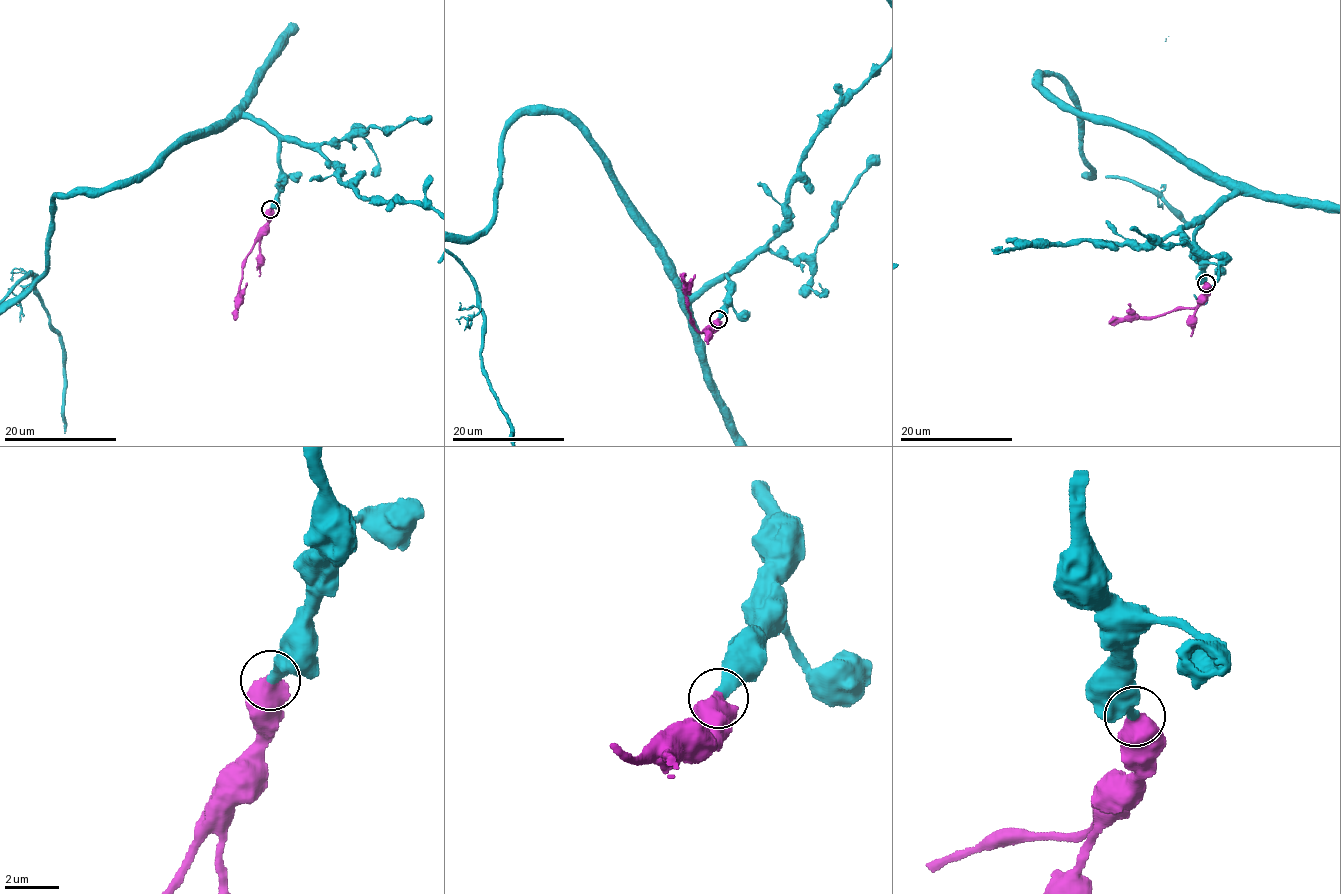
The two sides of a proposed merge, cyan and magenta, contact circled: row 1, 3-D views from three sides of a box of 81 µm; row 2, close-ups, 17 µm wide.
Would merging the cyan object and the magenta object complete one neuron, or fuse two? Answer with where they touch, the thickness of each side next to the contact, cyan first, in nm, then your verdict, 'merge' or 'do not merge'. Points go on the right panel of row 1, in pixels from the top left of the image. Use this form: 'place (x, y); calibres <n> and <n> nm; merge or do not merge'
place (1206, 283); calibres 400 and 700 nm; merge

